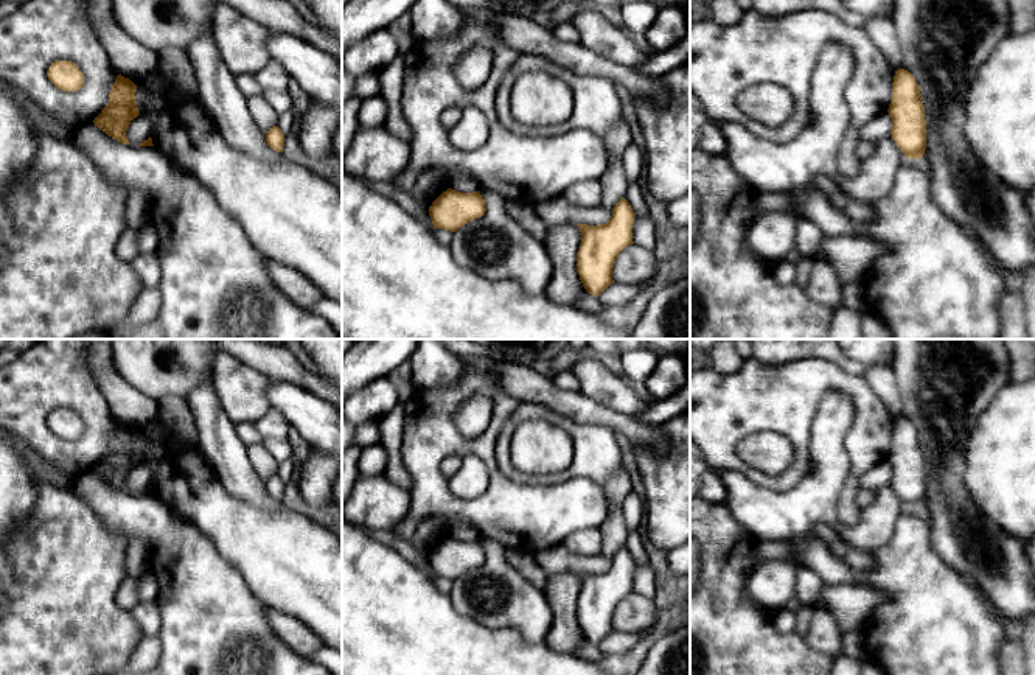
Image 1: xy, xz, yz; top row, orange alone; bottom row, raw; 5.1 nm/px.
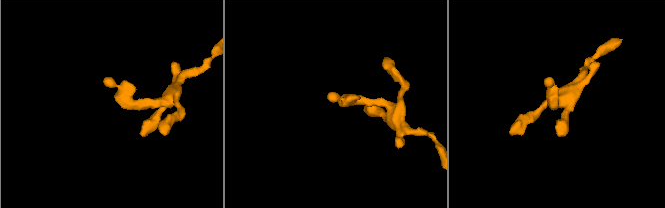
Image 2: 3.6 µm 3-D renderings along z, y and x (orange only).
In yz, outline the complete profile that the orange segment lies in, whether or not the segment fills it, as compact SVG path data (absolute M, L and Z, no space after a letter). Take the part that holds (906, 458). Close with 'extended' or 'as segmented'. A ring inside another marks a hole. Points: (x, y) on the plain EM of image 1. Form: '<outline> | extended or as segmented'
M904 417L895 420L892 448L887 457L892 467L890 485L908 507L922 507L926 498L926 468L920 434Z | as segmented

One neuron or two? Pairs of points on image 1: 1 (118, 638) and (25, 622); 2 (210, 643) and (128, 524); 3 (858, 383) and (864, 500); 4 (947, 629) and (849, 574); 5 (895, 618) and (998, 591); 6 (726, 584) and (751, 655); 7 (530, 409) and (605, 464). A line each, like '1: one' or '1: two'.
1: one
2: one
3: two
4: one
5: two
6: one
7: one

